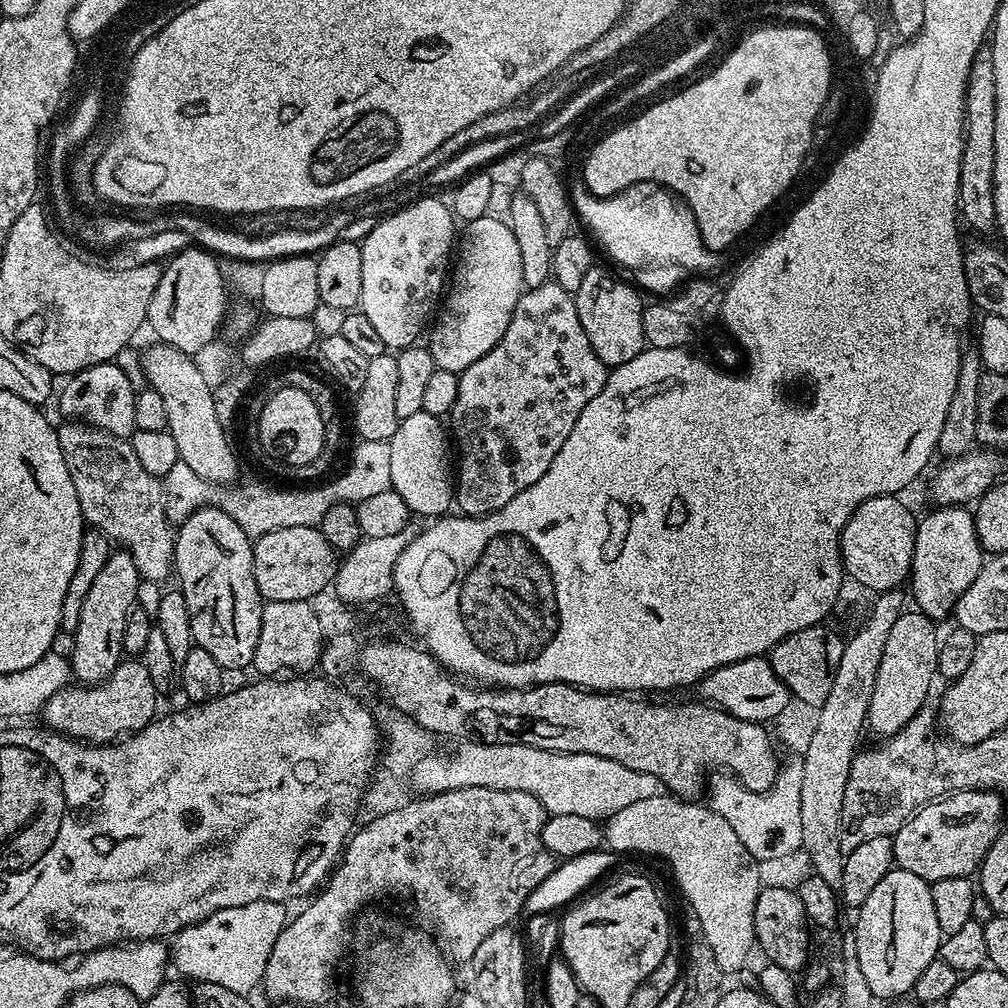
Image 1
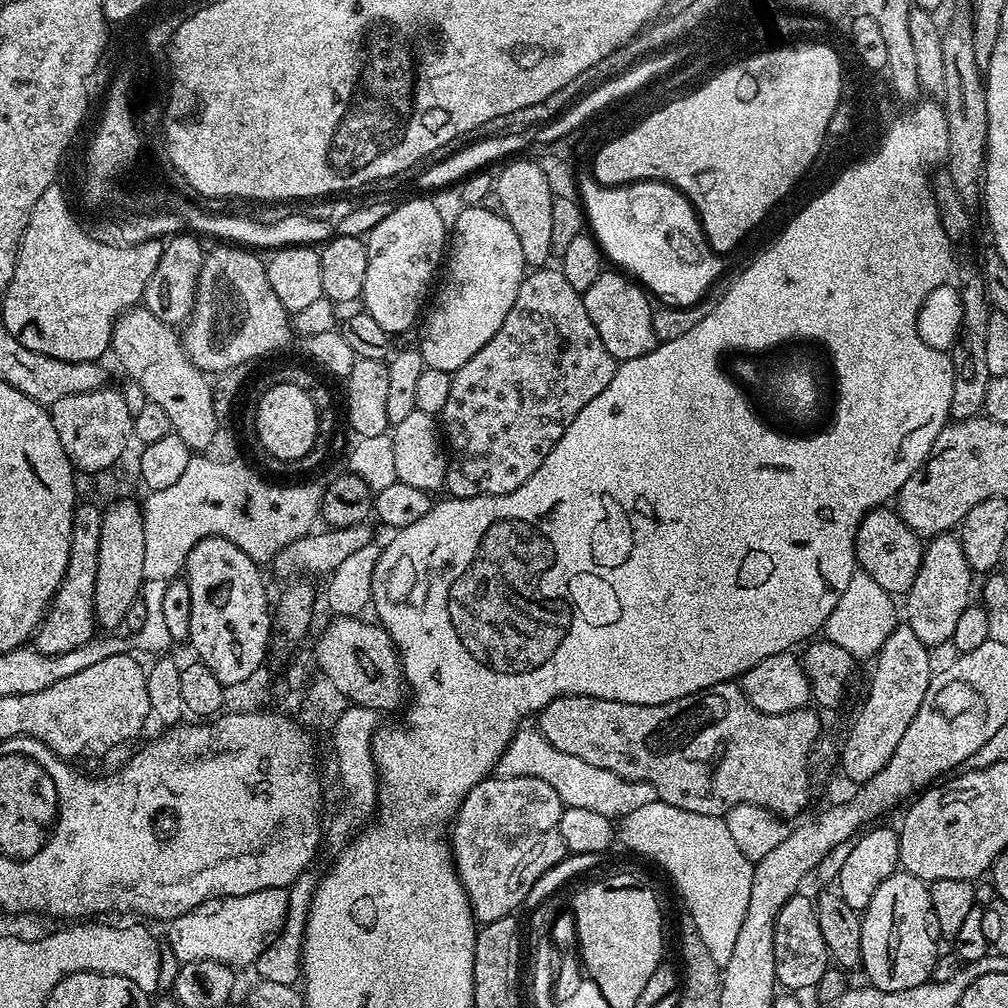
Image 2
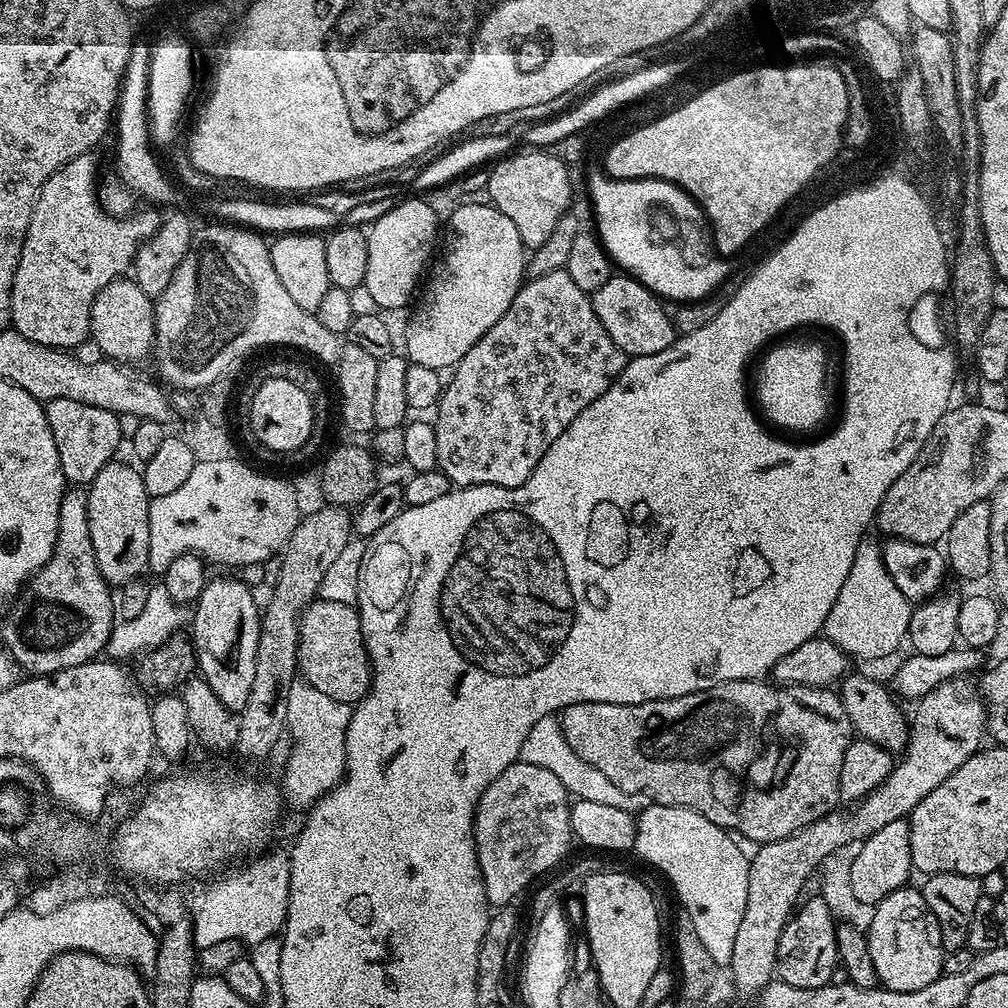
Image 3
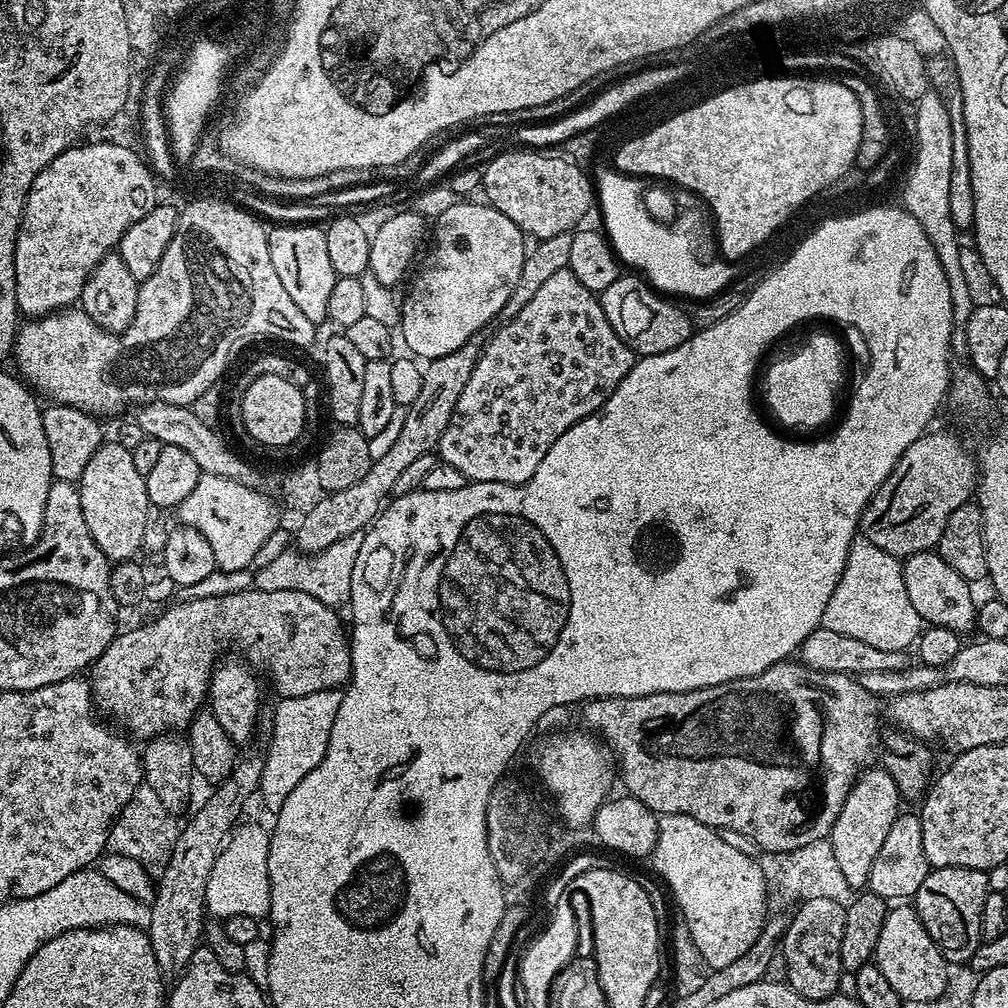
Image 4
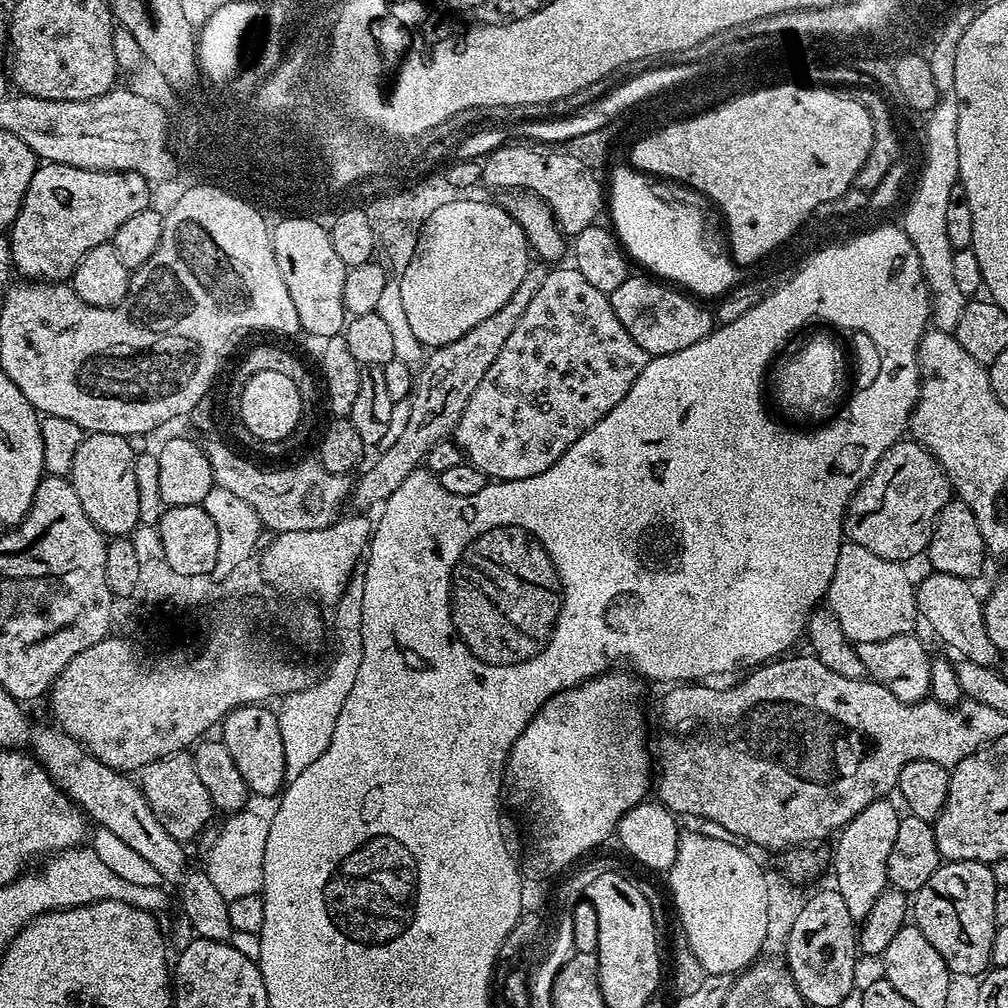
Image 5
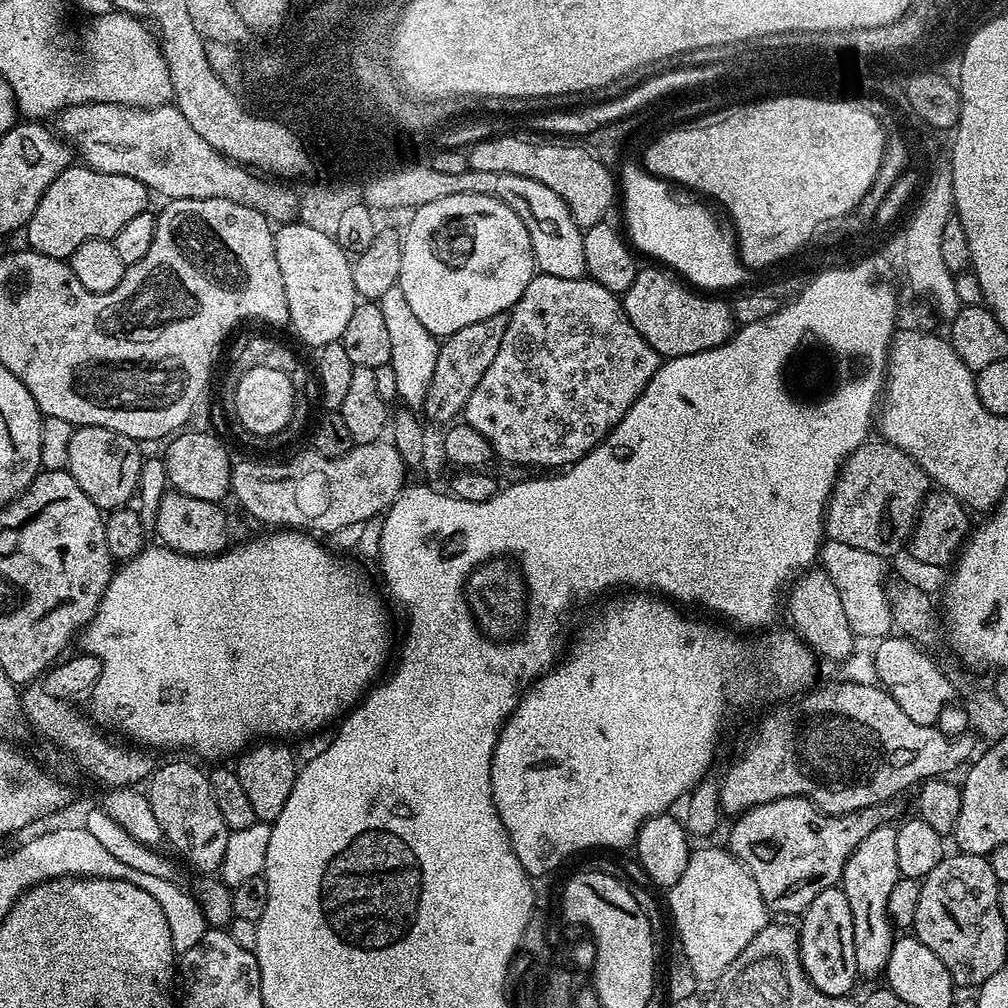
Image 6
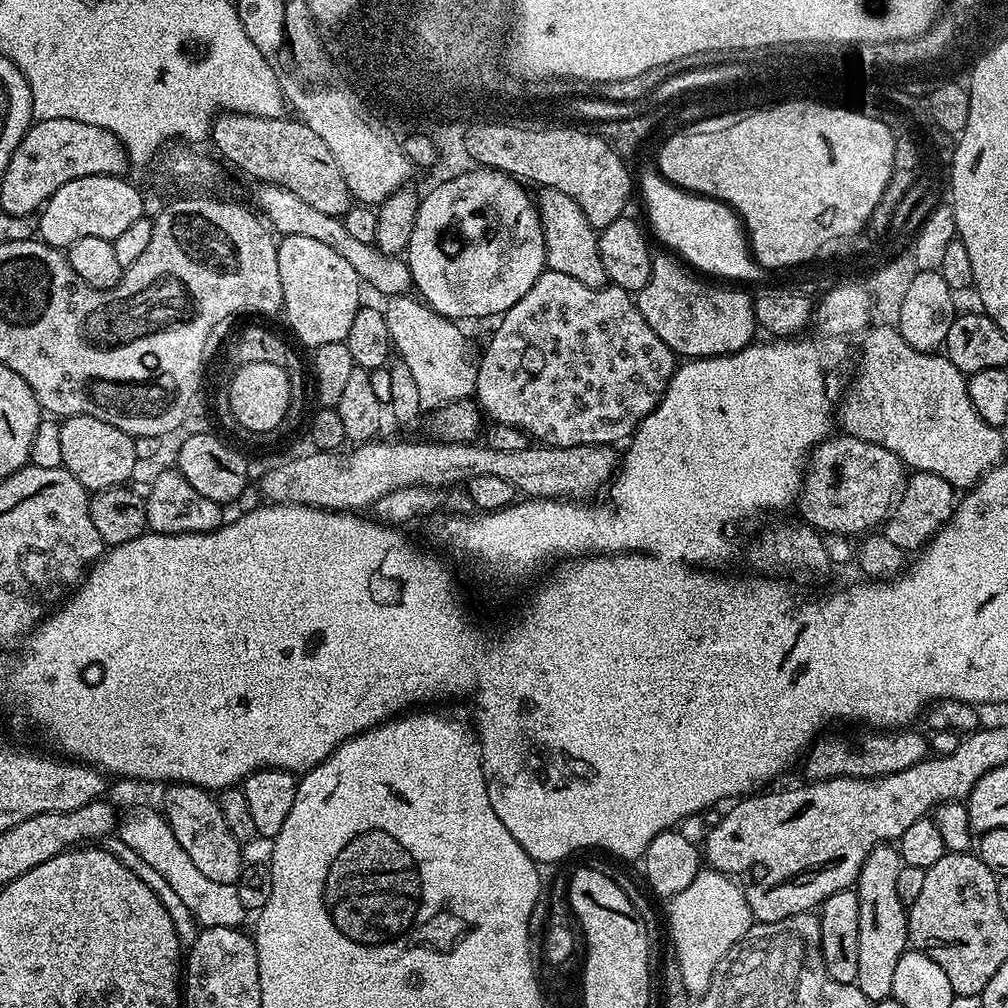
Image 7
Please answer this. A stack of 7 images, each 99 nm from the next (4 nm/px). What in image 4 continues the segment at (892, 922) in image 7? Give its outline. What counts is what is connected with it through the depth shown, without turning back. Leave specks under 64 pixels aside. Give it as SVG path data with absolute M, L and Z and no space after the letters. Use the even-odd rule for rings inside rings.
M872 766L860 773L830 833L834 857L852 890L860 890L867 885L870 866L874 866L874 857L878 855L890 826L894 826L901 808L898 786L894 786L894 778L890 778L883 767Z

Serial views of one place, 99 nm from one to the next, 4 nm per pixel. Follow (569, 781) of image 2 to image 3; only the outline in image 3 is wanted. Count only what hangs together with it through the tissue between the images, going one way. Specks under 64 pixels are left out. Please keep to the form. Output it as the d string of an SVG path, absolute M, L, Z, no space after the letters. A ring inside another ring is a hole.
M547 715L544 718L540 718L531 727L525 742L522 744L520 759L530 762L532 765L545 766L546 770L556 773L568 792L577 799L599 802L602 805L617 806L617 808L626 809L631 813L648 808L651 804L651 800L647 795L632 795L619 789L600 770L595 769L594 766L579 758L578 754L575 754L574 750L571 749L570 744L566 742L557 715Z

